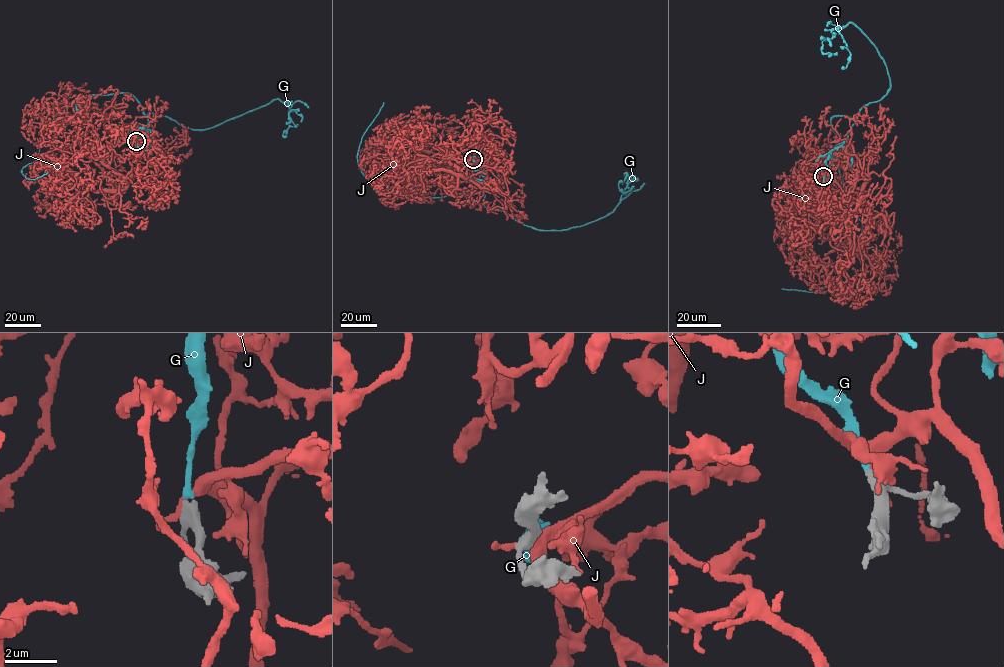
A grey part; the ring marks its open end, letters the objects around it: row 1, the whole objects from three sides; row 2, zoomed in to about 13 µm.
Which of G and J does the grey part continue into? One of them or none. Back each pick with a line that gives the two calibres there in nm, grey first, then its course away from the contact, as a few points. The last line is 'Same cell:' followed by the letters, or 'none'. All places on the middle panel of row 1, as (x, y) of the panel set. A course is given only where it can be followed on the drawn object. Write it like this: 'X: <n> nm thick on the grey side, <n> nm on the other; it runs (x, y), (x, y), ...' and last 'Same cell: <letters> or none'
G: 360 nm thick on the grey side, 220 nm on the other; it runs (473, 159), (486, 181), (481, 206), (461, 195), (376, 192), (357, 154), (383, 102)
Same cell: G

